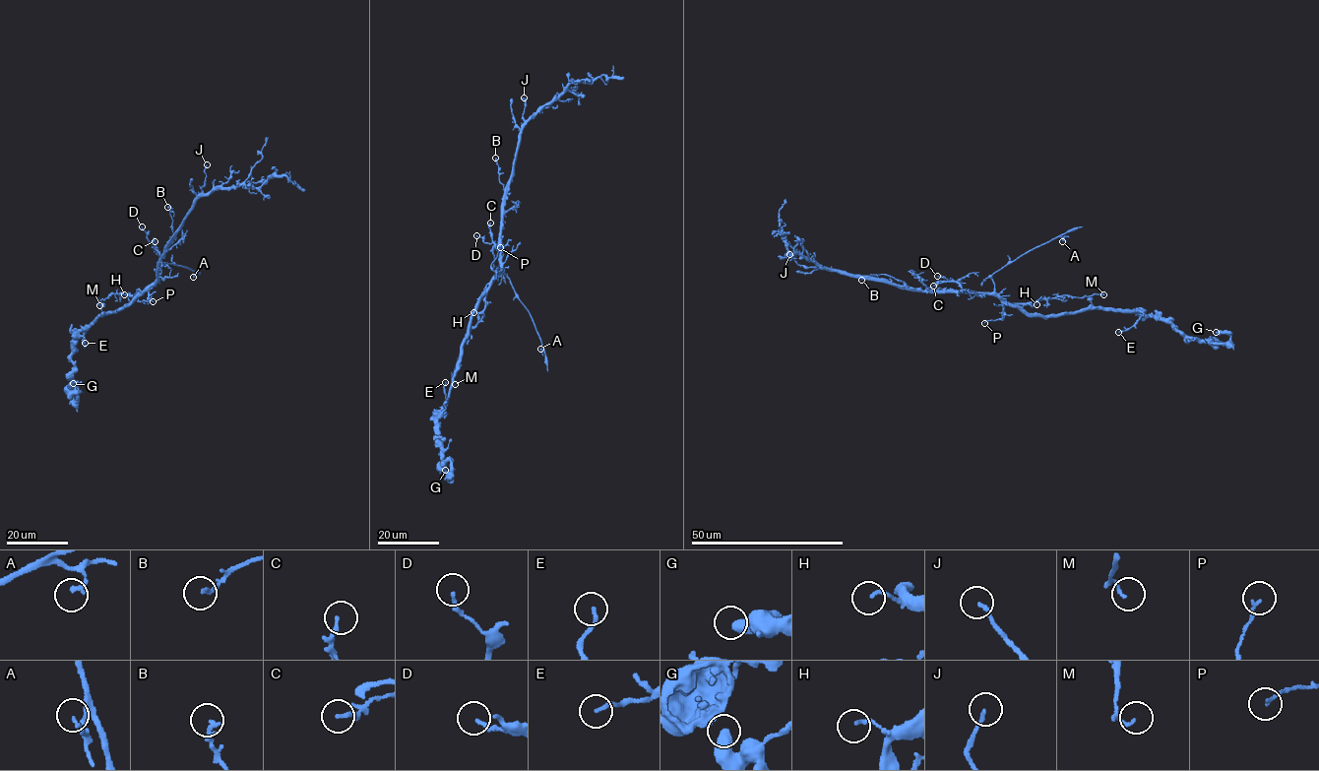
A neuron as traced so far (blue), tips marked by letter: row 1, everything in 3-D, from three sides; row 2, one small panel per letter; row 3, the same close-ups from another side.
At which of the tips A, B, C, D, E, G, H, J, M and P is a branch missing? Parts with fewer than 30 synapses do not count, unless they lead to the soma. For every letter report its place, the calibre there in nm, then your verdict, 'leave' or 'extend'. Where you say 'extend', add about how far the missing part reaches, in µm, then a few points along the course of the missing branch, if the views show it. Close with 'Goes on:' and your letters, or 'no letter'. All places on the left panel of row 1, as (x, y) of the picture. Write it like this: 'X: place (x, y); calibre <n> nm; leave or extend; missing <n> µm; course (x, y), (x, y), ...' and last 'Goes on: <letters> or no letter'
A: place (193, 277); calibre 170 nm; leave
B: place (167, 207); calibre 200 nm; leave
C: place (155, 241); calibre 190 nm; leave
D: place (142, 226); calibre 180 nm; leave
E: place (85, 343); calibre 150 nm; leave
G: place (73, 383); calibre 480 nm; leave
H: place (124, 294); calibre 150 nm; leave
J: place (207, 164); calibre 150 nm; leave
M: place (99, 305); calibre 120 nm; leave
P: place (153, 301); calibre 130 nm; leave
Goes on: no letter

